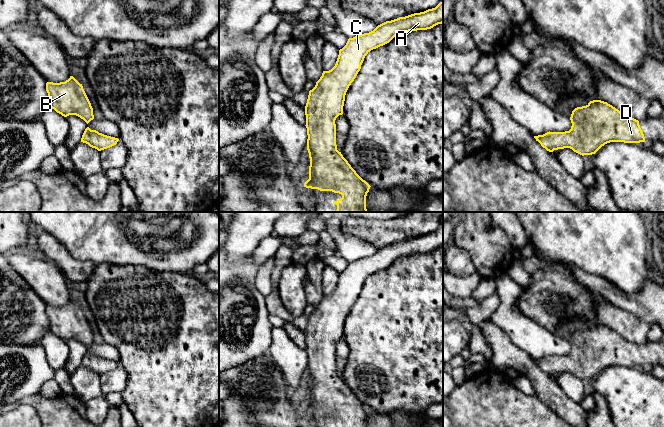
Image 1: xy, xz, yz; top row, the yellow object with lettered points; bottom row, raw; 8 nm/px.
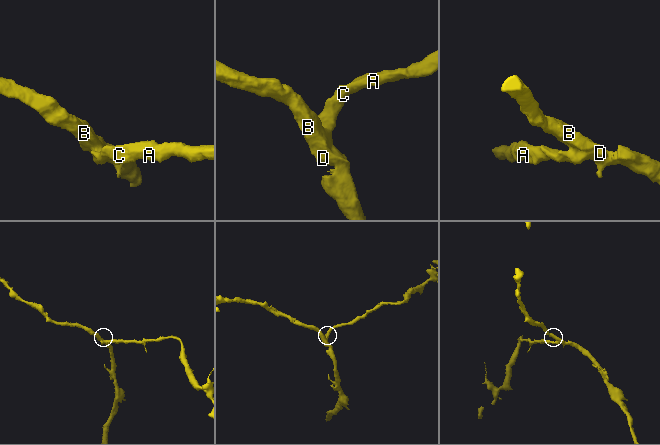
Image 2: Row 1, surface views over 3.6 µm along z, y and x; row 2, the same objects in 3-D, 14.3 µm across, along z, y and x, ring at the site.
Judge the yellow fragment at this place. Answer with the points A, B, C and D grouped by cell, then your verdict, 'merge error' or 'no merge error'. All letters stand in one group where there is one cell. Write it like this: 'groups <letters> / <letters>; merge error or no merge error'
groups A B C D; no merge error

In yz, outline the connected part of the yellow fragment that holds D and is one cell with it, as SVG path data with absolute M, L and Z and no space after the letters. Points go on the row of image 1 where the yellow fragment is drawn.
M601 100L575 108L570 120L572 126L569 131L549 131L534 138L549 152L570 148L582 156L595 154L610 142L645 142L638 120Z

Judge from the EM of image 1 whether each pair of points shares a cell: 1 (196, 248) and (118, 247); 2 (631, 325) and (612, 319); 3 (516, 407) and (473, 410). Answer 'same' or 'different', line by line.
1: same
2: same
3: same

